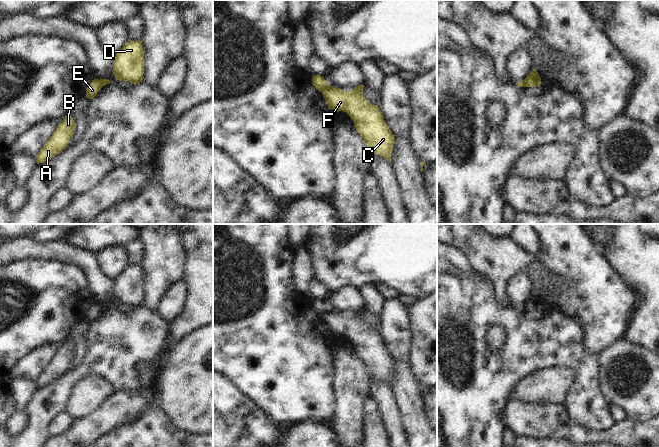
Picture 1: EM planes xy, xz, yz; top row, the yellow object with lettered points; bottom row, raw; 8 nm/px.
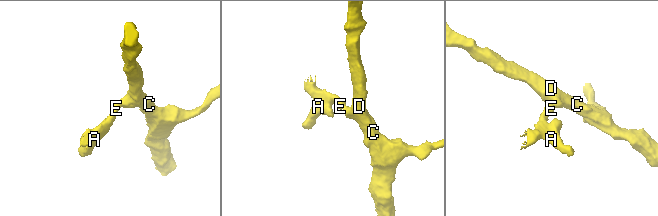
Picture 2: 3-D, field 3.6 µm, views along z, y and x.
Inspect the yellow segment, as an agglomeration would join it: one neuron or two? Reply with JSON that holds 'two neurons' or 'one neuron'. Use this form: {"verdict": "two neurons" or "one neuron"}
{"verdict": "two neurons"}

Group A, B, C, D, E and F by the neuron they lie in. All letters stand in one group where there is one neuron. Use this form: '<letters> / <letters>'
A B E / C D F

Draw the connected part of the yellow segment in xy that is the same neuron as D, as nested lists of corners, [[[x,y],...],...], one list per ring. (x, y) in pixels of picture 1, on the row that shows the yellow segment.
[[[142,41],[128,42],[114,56],[113,74],[116,80],[134,85],[142,82],[144,74],[144,50]]]

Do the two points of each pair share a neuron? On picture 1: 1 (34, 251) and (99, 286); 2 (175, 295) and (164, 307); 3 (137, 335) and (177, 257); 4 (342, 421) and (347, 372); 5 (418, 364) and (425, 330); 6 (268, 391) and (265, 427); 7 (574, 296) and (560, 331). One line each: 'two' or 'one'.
1: one
2: one
3: two
4: one
5: one
6: two
7: two

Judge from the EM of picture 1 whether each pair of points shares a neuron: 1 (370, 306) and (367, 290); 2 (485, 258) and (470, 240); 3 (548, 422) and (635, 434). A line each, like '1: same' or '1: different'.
1: same
2: same
3: same

